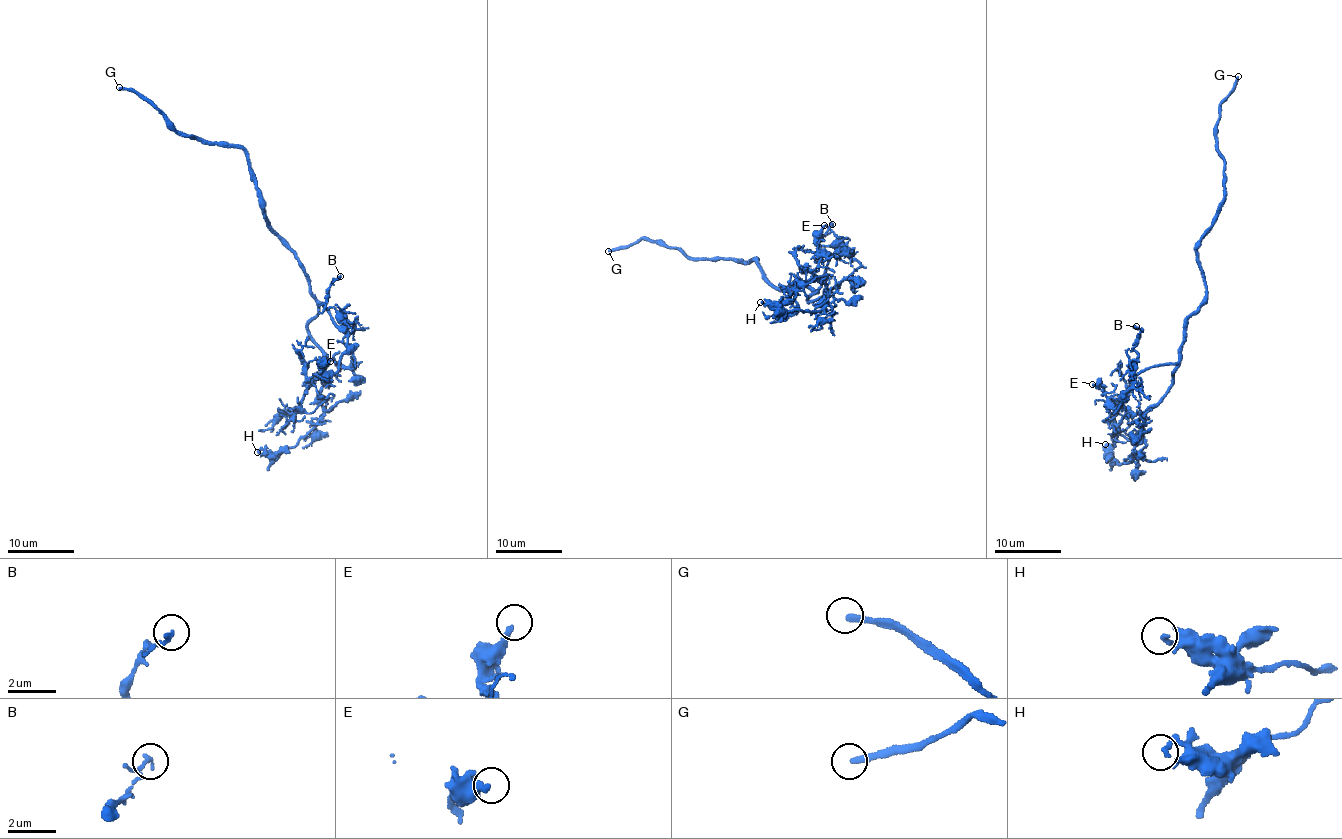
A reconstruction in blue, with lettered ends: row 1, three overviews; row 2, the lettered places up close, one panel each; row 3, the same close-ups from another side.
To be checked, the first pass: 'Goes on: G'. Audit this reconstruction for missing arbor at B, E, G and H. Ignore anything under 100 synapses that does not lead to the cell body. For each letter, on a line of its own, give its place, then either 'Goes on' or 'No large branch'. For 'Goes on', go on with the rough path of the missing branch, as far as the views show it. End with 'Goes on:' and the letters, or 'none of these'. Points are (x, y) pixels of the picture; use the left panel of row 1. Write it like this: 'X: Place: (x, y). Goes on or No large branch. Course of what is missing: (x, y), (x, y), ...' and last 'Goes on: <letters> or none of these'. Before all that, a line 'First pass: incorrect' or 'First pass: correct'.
First pass: correct
B: Place: (340, 276). No large branch
E: Place: (330, 361). No large branch
G: Place: (119, 87). Goes on
H: Place: (257, 452). No large branch
Goes on: G

